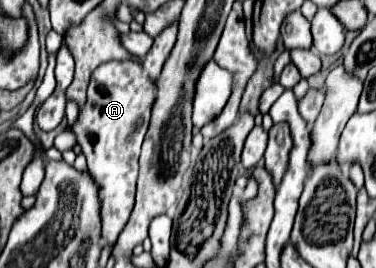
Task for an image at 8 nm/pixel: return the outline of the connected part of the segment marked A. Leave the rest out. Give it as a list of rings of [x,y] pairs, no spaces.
[[[109,61],[95,69],[89,89],[87,105],[79,111],[79,121],[73,131],[87,157],[89,175],[99,187],[101,203],[101,243],[113,247],[119,233],[127,225],[135,201],[137,159],[143,137],[149,125],[151,105],[155,101],[155,83],[143,73],[135,61]]]

